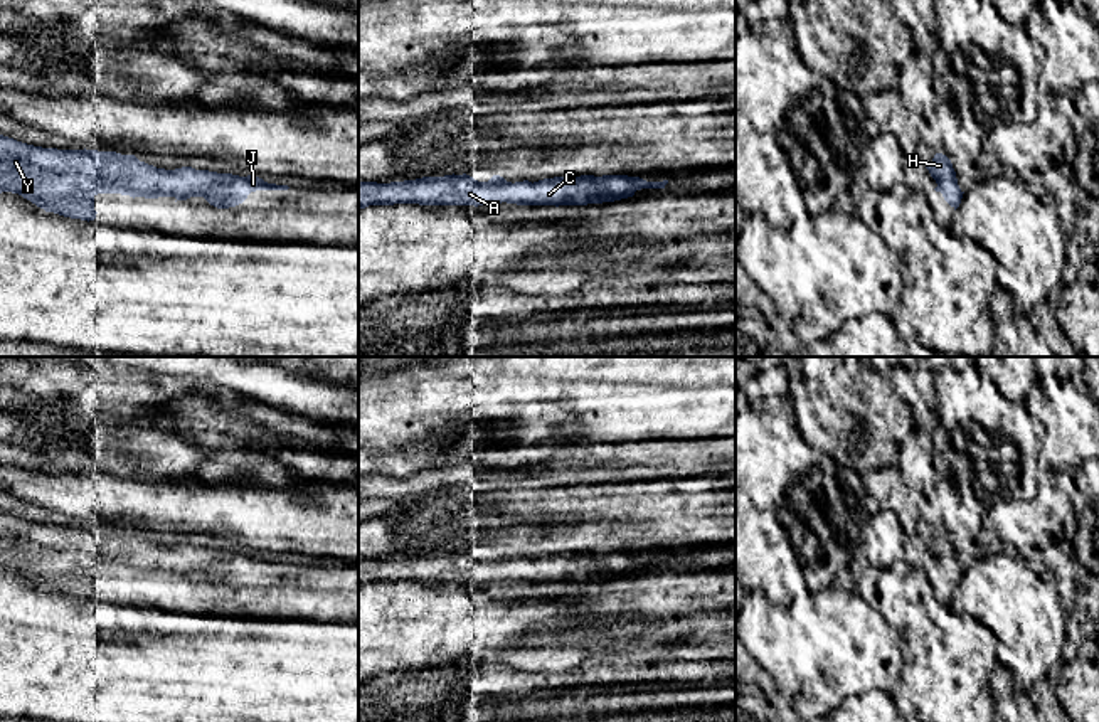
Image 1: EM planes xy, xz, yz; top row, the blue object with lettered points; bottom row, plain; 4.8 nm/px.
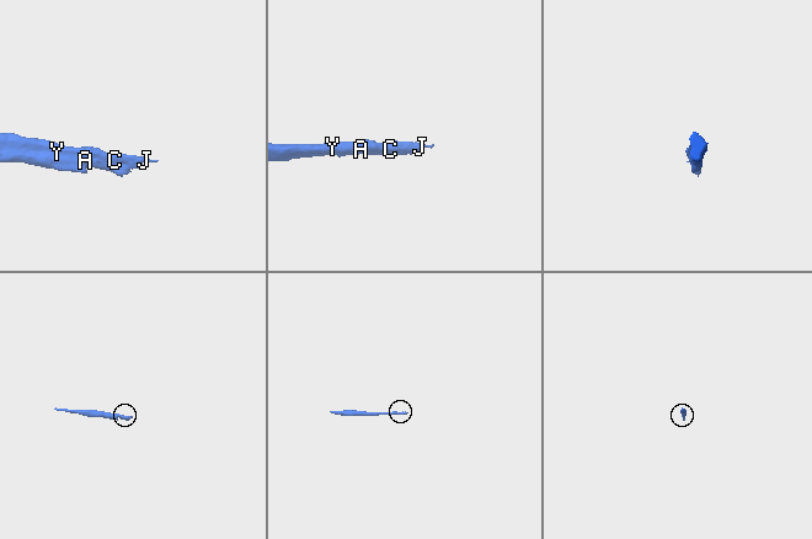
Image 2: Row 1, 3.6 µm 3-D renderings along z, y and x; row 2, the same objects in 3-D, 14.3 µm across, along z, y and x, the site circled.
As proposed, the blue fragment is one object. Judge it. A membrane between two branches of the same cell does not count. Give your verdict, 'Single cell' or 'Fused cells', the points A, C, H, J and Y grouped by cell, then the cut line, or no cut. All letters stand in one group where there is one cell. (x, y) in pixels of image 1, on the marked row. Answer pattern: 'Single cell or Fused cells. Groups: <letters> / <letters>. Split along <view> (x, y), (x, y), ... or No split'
Single cell. Groups: A C H J Y. No split

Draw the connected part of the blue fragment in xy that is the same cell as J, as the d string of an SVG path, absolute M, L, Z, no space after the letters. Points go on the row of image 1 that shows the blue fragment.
M0 135L0 194L12 192L45 212L94 220L98 194L130 197L204 197L217 209L242 204L256 190L288 190L259 177L182 167L157 168L135 155L42 148Z

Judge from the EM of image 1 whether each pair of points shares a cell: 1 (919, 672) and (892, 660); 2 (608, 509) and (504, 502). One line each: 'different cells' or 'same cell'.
1: different cells
2: same cell

